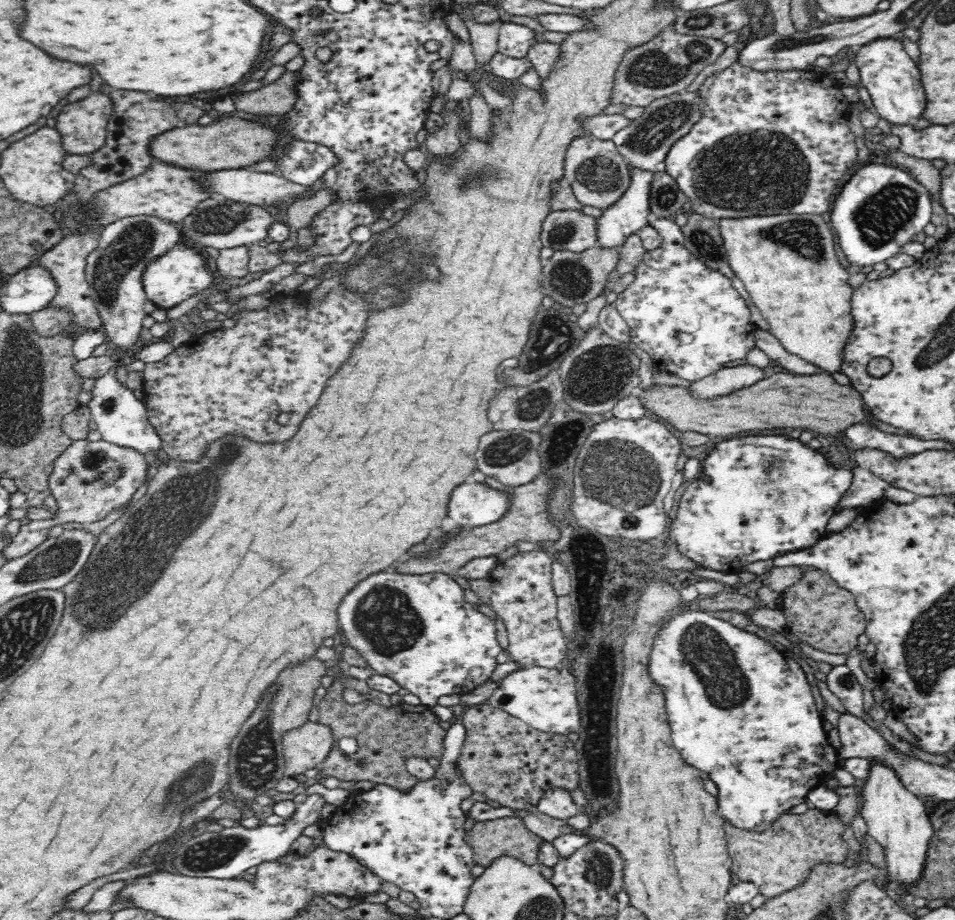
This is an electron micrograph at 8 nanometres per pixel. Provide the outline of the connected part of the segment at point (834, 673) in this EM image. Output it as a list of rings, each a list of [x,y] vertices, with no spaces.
[[[847,665],[833,666],[827,672],[827,683],[830,691],[836,695],[845,710],[853,716],[862,718],[866,712],[864,709],[864,690],[852,670]]]

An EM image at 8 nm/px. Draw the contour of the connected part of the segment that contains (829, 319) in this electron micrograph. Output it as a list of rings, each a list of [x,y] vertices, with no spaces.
[[[778,214],[719,222],[731,270],[744,283],[781,346],[830,374],[841,372],[855,322],[850,312],[850,274],[836,256],[831,223],[814,214]]]

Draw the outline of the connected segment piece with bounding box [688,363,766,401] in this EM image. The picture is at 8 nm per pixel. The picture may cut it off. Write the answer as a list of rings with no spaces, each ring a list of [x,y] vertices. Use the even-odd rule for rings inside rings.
[[[746,363],[718,369],[716,373],[710,373],[706,378],[692,381],[692,385],[688,388],[696,398],[703,401],[714,401],[742,390],[742,388],[752,386],[762,378],[766,378],[763,369]]]

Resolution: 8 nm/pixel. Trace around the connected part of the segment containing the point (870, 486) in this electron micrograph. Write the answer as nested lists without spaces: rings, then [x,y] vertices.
[[[860,465],[851,467],[850,471],[853,473],[852,486],[844,493],[834,511],[852,508],[852,506],[865,507],[873,500],[882,499],[884,488],[892,486],[888,481]]]

